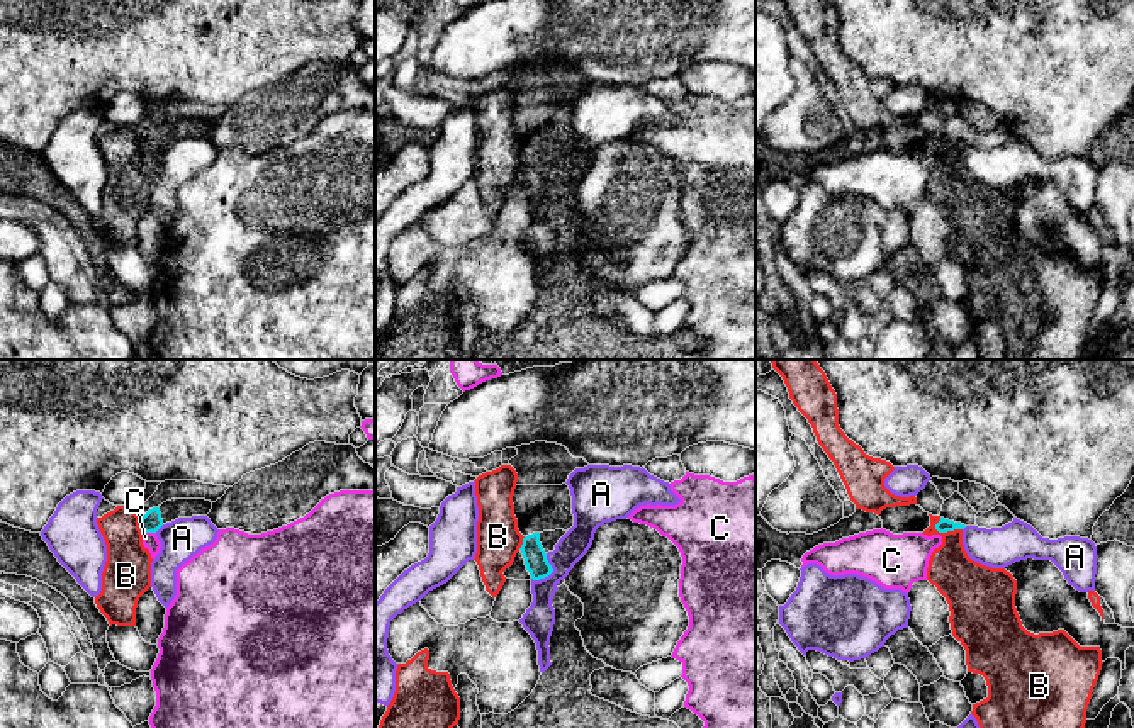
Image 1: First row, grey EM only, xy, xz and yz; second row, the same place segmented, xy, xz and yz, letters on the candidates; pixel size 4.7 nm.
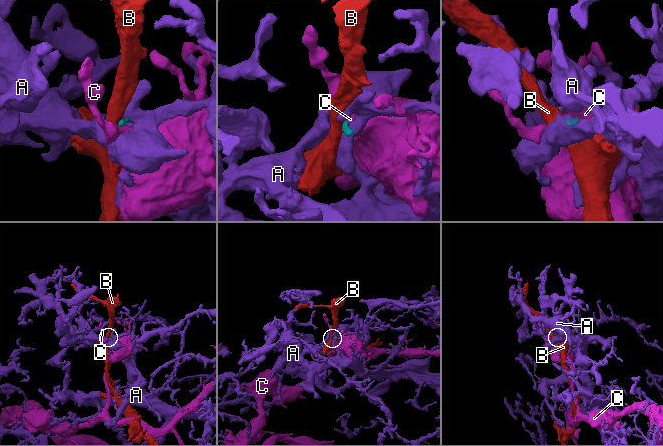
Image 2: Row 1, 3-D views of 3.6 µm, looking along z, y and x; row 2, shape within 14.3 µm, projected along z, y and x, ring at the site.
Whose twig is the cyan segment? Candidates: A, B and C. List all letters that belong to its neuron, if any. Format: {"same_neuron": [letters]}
{"same_neuron": []}

